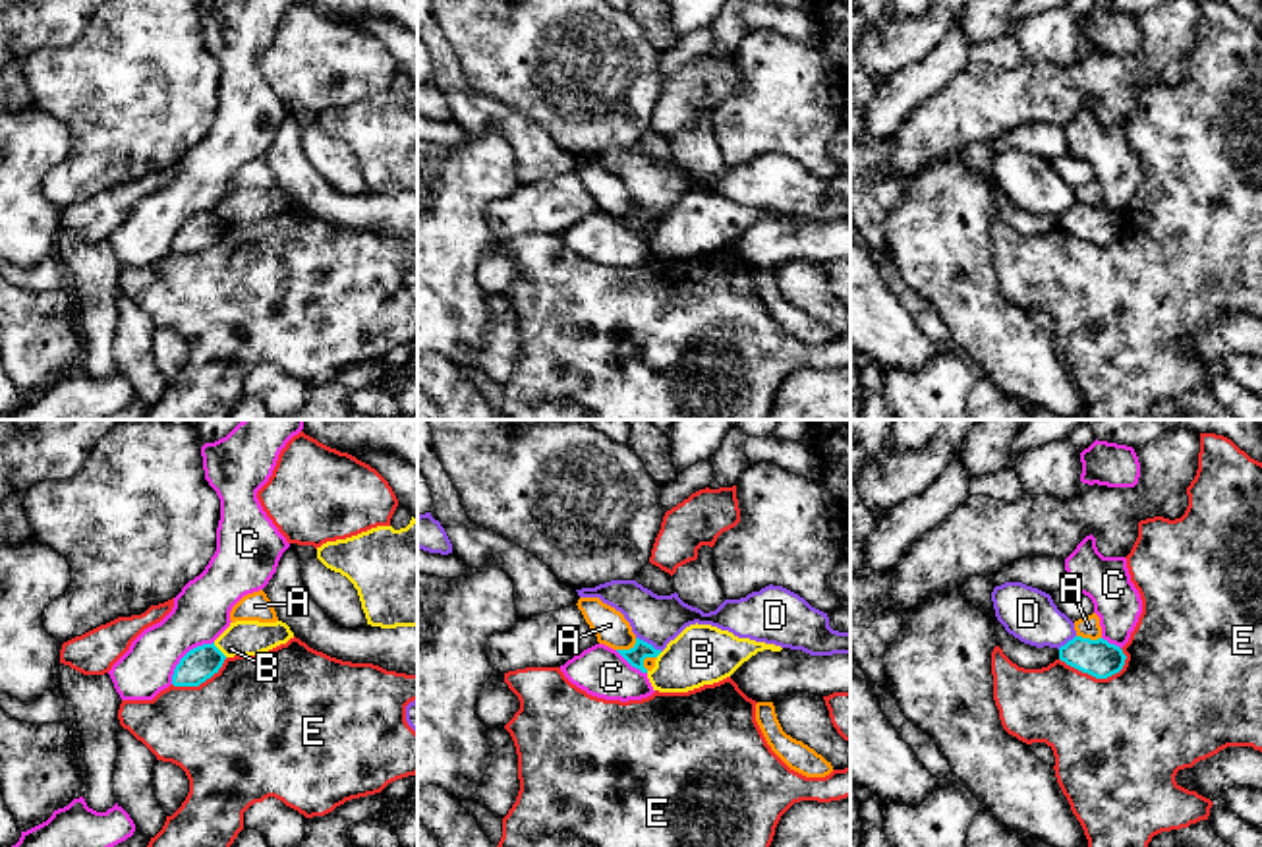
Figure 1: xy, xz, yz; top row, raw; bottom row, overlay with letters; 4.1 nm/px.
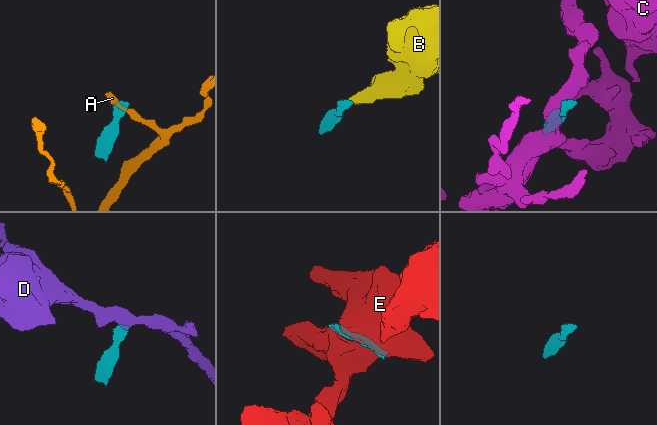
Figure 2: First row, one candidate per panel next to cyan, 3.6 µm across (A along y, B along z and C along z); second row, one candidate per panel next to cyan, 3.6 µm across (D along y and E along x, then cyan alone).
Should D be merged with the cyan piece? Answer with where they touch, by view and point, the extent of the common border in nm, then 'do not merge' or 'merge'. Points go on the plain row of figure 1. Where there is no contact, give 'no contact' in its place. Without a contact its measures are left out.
xz (650, 211) | 130 nm | do not merge

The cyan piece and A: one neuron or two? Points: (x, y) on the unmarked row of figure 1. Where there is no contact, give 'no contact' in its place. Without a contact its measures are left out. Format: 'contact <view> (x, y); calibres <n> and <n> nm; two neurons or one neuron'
contact xz (627, 217); calibres 80 and 140 nm; two neurons

